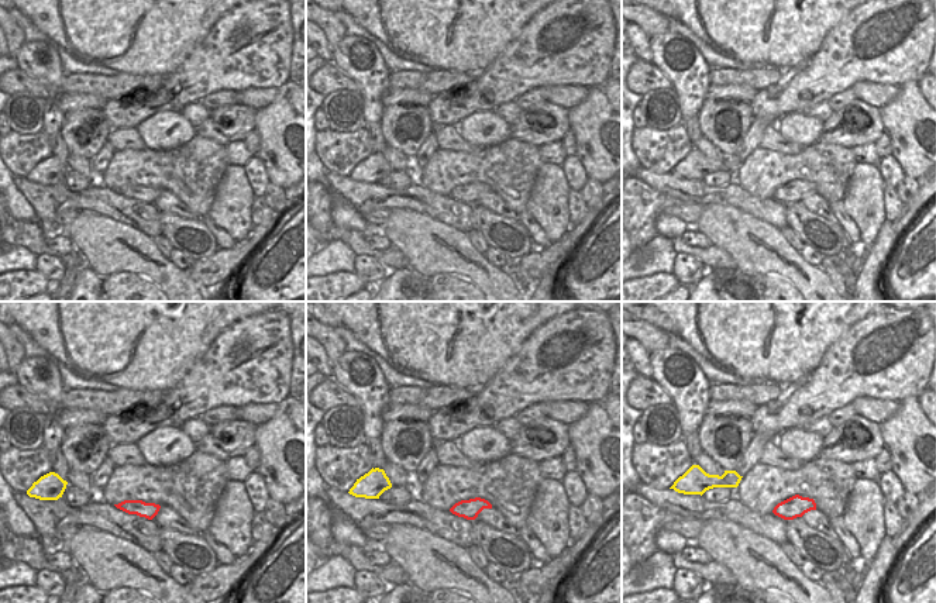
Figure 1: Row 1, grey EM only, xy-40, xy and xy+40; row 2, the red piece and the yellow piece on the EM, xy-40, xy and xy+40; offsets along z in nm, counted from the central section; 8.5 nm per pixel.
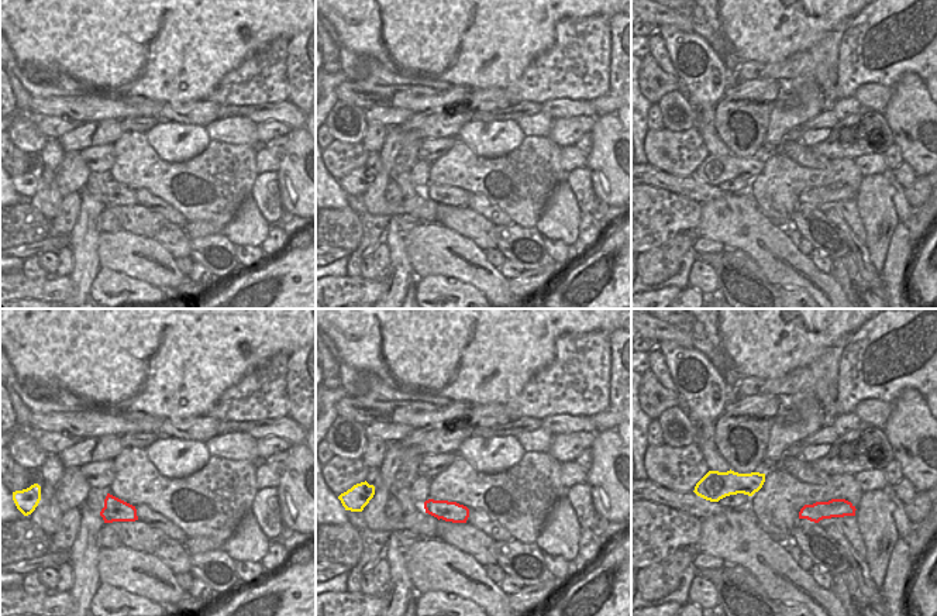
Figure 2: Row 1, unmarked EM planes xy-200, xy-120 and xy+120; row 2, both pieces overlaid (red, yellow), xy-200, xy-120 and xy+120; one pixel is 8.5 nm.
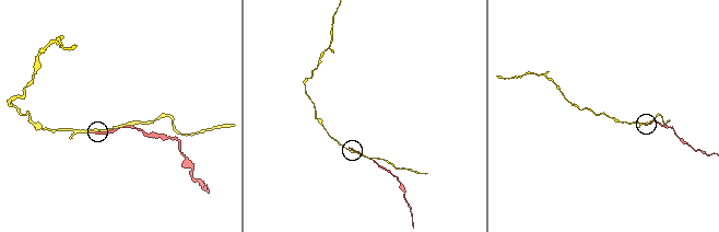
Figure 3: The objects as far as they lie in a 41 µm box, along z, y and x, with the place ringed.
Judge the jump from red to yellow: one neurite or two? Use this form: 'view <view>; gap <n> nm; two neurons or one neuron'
view xy+40; gap 360 nm; two neurons

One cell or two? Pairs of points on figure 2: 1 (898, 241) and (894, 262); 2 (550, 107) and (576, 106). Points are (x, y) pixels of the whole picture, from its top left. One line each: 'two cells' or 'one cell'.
1: one cell
2: one cell

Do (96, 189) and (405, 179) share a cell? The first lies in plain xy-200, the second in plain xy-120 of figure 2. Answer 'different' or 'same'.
different

